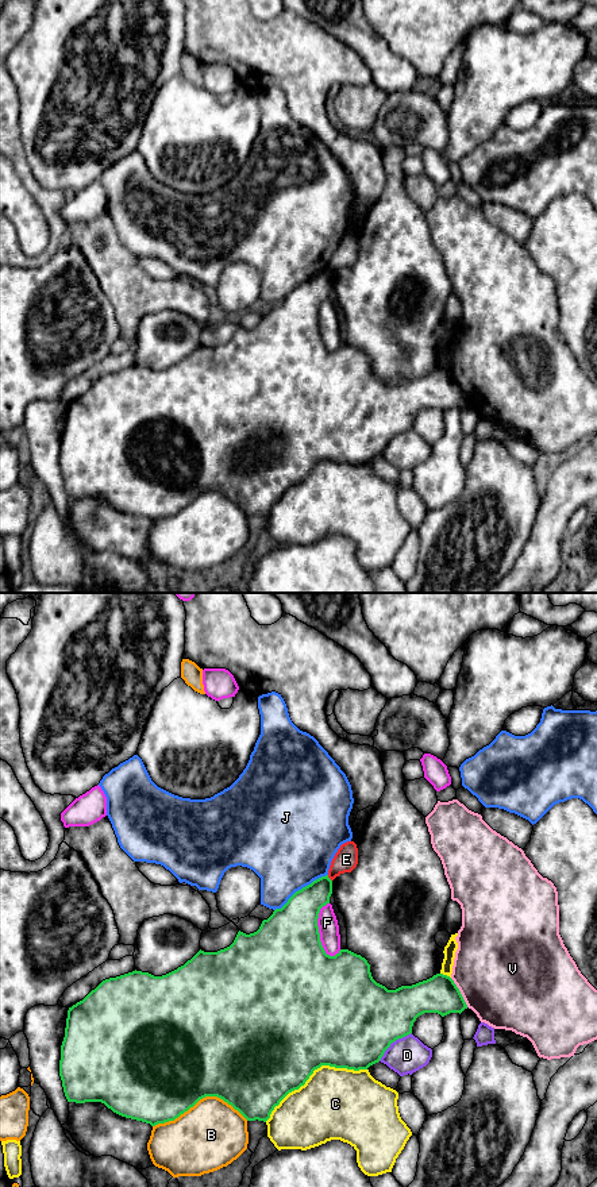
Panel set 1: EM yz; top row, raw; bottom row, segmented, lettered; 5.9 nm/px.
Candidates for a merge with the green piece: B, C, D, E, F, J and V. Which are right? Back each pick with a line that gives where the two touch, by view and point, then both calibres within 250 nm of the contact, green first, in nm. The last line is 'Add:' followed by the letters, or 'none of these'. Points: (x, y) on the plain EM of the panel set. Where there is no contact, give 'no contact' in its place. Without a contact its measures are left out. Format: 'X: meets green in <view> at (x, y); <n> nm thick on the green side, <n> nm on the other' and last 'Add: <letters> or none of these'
Add: none of these

